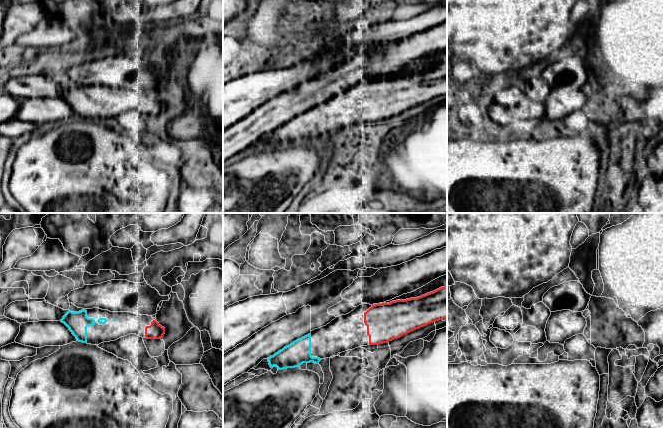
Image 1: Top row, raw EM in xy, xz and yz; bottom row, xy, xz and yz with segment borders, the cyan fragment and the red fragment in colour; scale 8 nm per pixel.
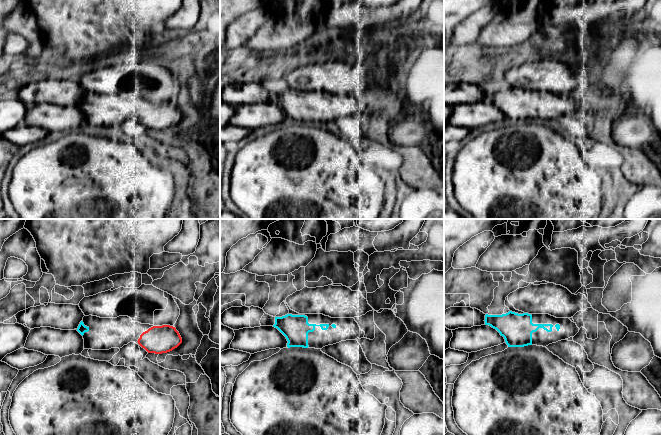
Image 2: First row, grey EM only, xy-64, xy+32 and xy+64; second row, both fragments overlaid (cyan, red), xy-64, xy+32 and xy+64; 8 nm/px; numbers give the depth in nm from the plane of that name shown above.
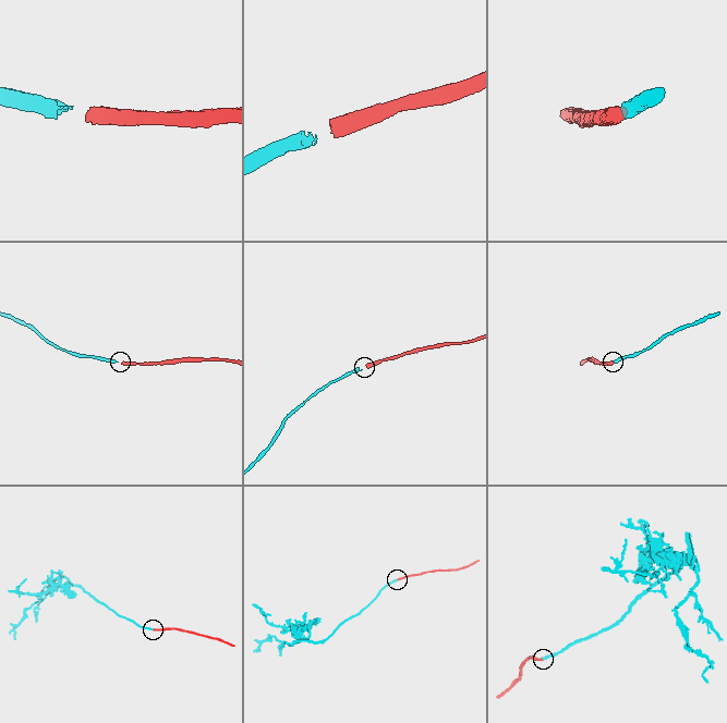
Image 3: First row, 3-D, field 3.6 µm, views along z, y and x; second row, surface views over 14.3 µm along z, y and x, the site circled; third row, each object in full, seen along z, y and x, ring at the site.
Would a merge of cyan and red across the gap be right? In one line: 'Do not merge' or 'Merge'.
Merge

